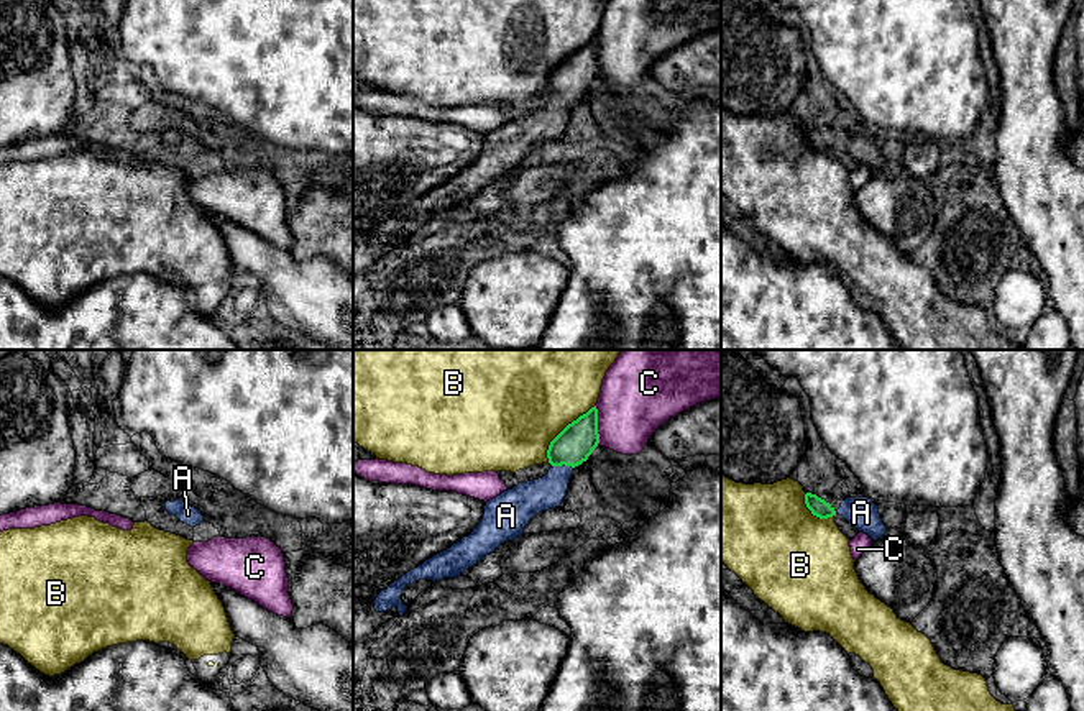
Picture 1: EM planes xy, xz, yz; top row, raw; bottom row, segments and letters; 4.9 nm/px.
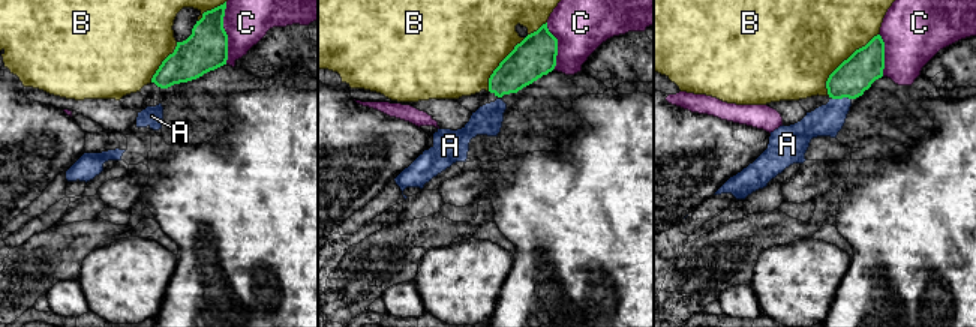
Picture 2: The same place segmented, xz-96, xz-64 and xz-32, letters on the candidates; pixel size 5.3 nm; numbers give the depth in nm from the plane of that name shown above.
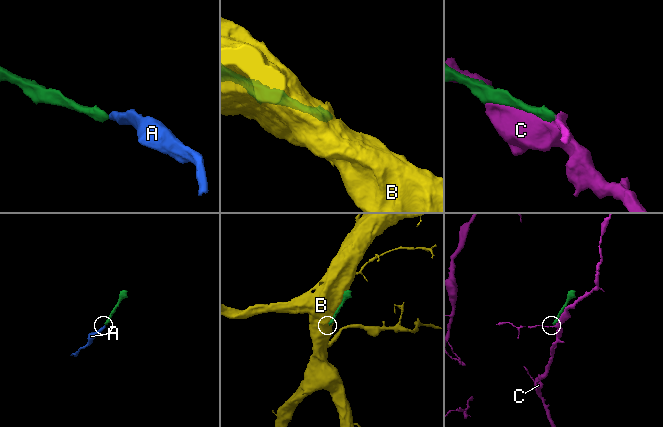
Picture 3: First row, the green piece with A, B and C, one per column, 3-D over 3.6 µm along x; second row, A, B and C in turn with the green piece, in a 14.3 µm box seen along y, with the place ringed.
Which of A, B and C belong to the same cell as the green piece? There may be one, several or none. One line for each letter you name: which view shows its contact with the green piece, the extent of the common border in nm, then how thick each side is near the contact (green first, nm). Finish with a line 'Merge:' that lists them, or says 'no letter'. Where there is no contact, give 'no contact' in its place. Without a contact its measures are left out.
A: contact in xz; length 100 nm; calibres 180 and 160 nm
Merge: A

